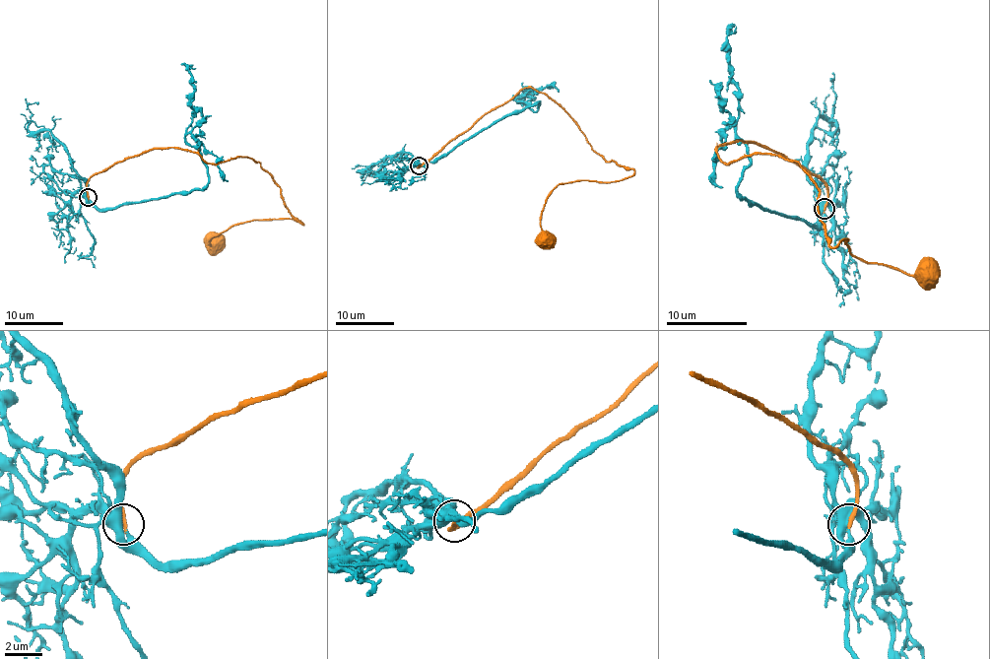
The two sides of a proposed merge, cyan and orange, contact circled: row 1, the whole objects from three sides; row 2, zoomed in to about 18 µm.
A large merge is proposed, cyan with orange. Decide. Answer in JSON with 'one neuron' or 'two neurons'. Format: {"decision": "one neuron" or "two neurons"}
{"decision": "one neuron"}

